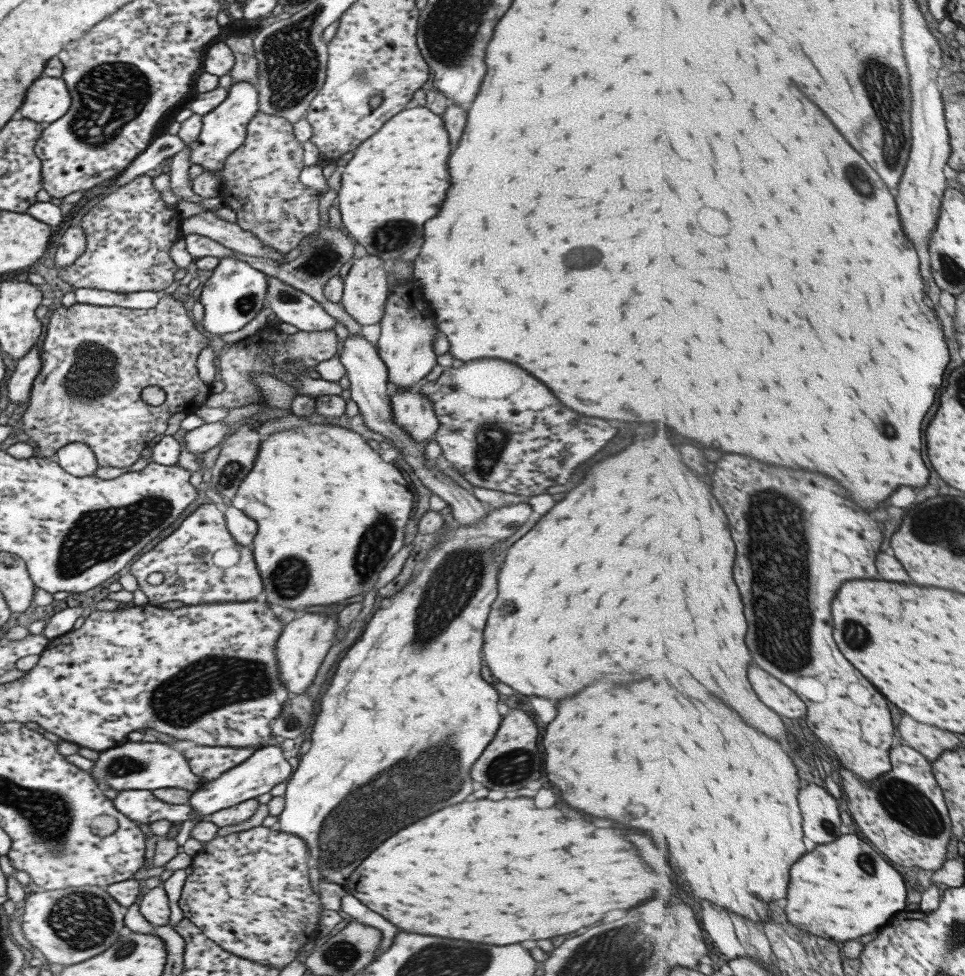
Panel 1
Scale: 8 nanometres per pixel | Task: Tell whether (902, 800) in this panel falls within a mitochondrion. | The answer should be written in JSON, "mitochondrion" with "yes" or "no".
{"mitochondrion":"yes"}

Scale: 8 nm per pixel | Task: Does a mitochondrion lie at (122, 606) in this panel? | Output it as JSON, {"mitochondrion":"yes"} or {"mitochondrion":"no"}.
{"mitochondrion":"no"}

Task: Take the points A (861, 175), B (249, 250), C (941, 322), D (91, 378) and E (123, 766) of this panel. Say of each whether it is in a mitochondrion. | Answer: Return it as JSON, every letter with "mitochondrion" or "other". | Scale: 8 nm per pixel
{"A":"mitochondrion","B":"other","C":"other","D":"mitochondrion","E":"mitochondrion"}

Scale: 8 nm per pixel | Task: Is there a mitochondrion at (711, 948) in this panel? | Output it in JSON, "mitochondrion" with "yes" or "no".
{"mitochondrion":"no"}

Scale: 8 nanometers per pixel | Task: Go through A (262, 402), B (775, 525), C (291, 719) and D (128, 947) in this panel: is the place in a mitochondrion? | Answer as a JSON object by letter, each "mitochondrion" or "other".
{"A":"other","B":"mitochondrion","C":"mitochondrion","D":"mitochondrion"}

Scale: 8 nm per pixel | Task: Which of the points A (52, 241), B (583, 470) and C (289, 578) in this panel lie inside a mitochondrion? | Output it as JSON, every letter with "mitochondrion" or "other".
{"A":"other","B":"other","C":"mitochondrion"}

